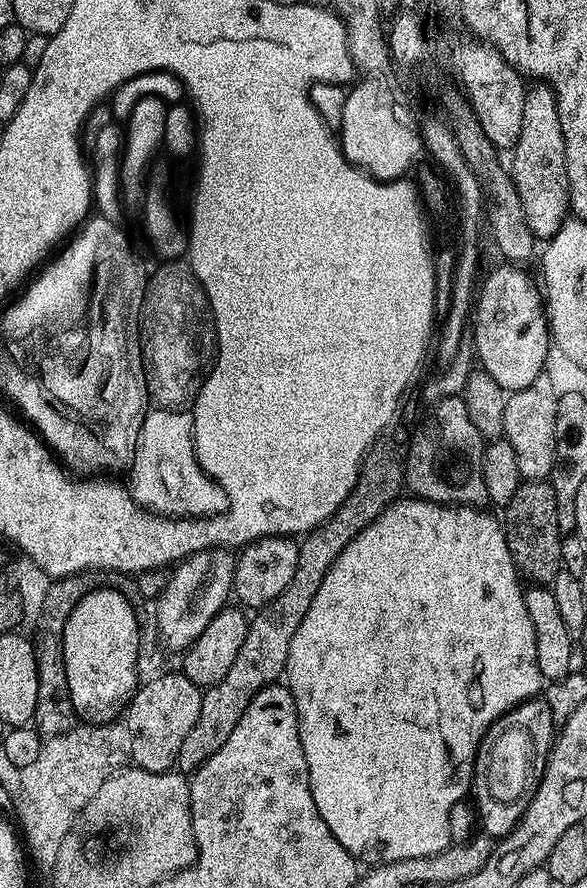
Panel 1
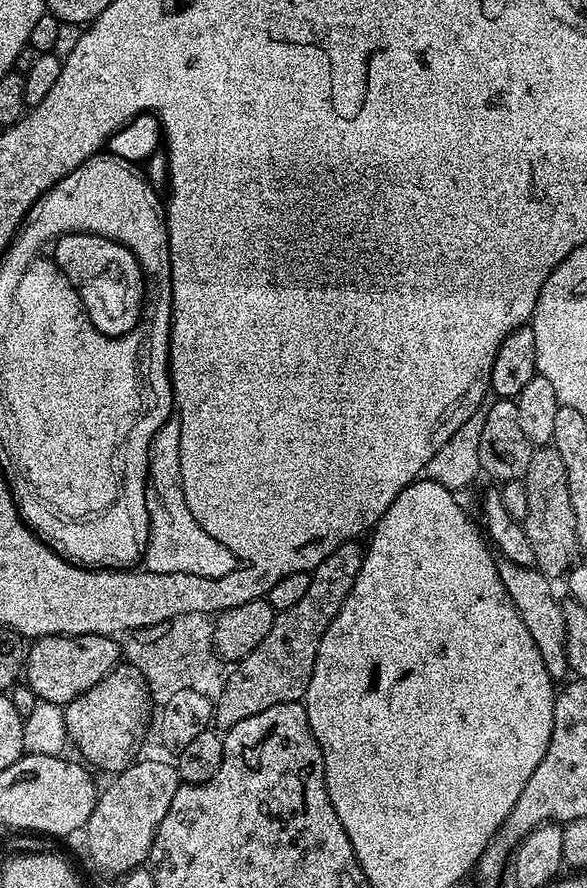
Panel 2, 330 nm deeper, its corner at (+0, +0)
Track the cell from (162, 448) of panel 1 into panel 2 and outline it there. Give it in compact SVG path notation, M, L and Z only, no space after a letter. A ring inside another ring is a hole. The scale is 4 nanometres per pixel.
M175 416L168 418L150 442L147 456L146 510L149 538L142 557L145 571L222 578L239 567L240 561L236 555L198 526L197 519L186 505L181 478L181 422Z

